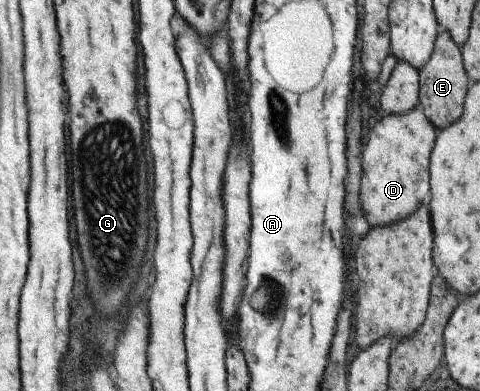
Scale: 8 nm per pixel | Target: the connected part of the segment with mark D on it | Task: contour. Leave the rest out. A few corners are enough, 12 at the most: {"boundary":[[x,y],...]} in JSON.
{"boundary":[[420,108],[388,114],[360,153],[370,227],[428,193],[434,129]]}

